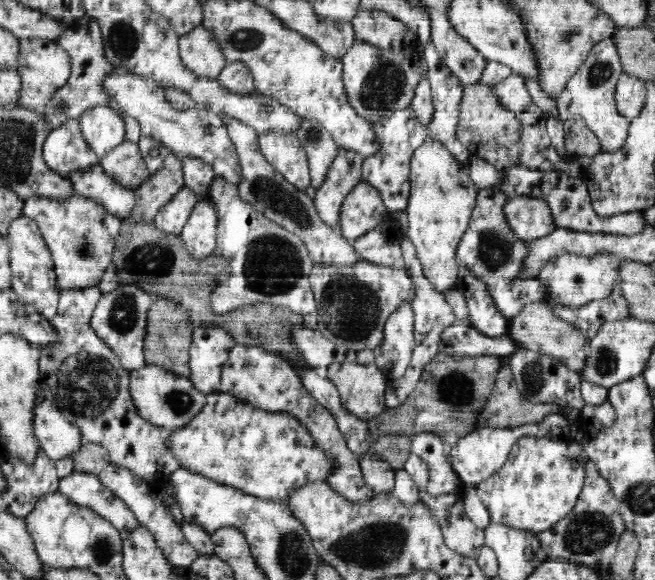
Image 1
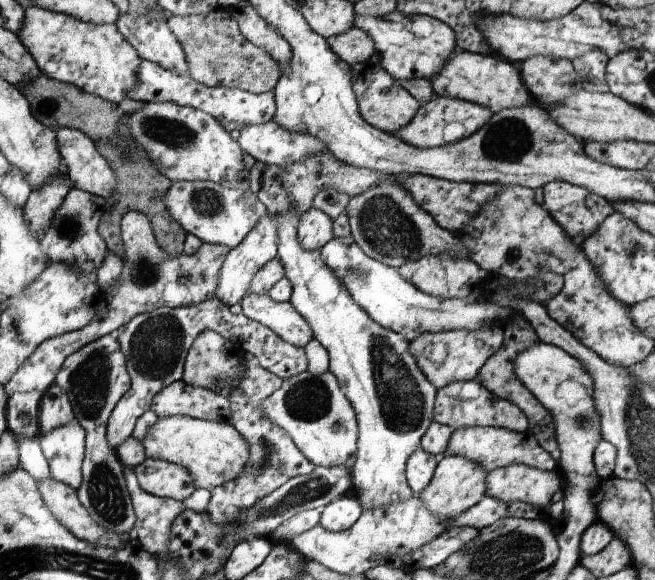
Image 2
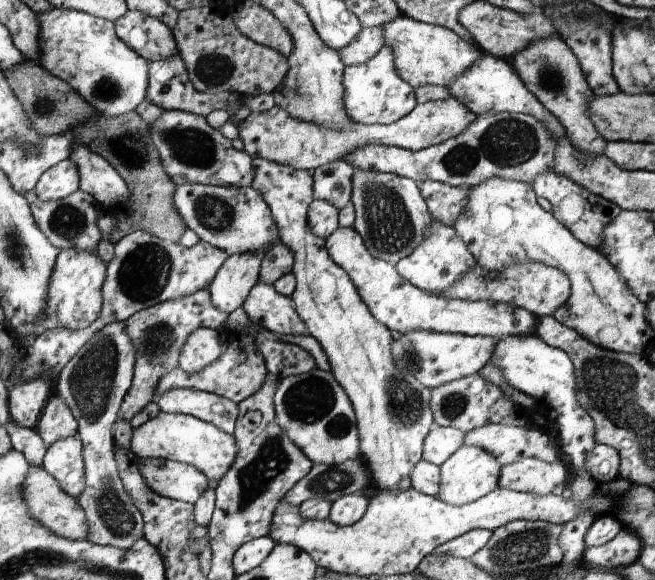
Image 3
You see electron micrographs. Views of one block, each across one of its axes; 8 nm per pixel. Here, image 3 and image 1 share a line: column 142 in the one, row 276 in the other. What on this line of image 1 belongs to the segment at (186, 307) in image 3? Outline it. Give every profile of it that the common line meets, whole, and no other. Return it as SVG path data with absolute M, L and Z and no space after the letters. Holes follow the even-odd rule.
M364 259L351 266L313 261L309 280L316 301L317 330L330 342L353 351L376 346L387 318L414 296L414 284L405 269L396 270Z

